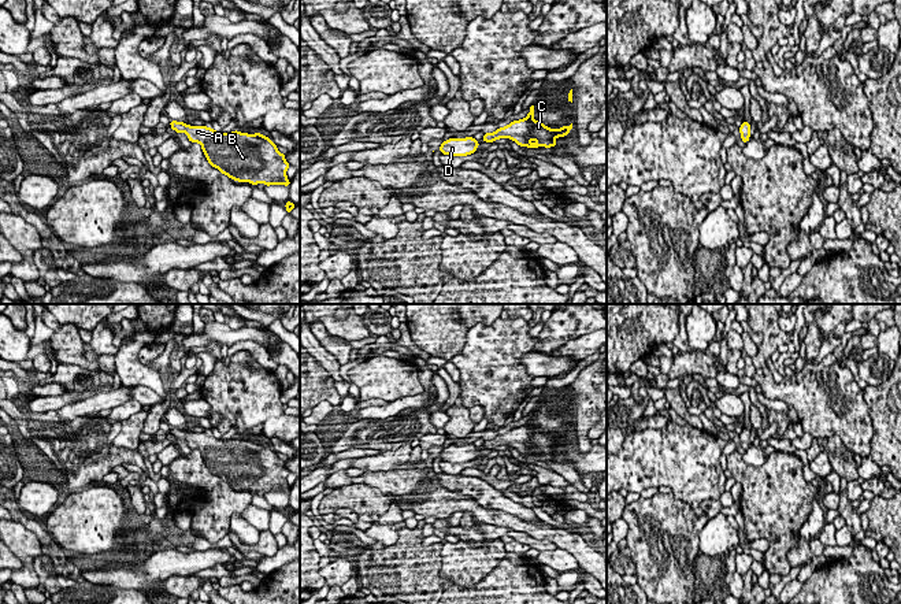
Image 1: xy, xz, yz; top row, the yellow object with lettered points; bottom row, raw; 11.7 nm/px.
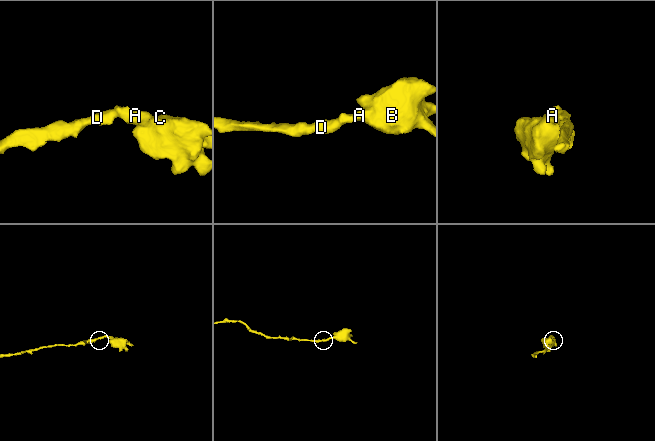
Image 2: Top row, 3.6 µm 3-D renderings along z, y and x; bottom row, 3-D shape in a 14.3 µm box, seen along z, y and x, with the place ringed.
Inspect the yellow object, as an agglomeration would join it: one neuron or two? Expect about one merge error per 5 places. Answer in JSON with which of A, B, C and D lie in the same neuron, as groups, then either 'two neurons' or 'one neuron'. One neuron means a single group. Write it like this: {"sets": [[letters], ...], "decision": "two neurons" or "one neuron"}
{"sets": [["A", "B", "C", "D"]], "decision": "one neuron"}

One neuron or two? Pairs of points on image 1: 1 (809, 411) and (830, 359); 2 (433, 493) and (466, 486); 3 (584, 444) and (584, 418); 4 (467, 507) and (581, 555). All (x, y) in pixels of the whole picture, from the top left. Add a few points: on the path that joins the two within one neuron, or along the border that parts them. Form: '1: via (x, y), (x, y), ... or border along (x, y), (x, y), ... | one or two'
1: border along (820, 362), (826, 367) | two
2: border along (436, 474), (444, 486), (459, 489), (477, 503) | two
3: via (582, 437), (582, 425) | one
4: via (496, 517), (552, 534) | one

